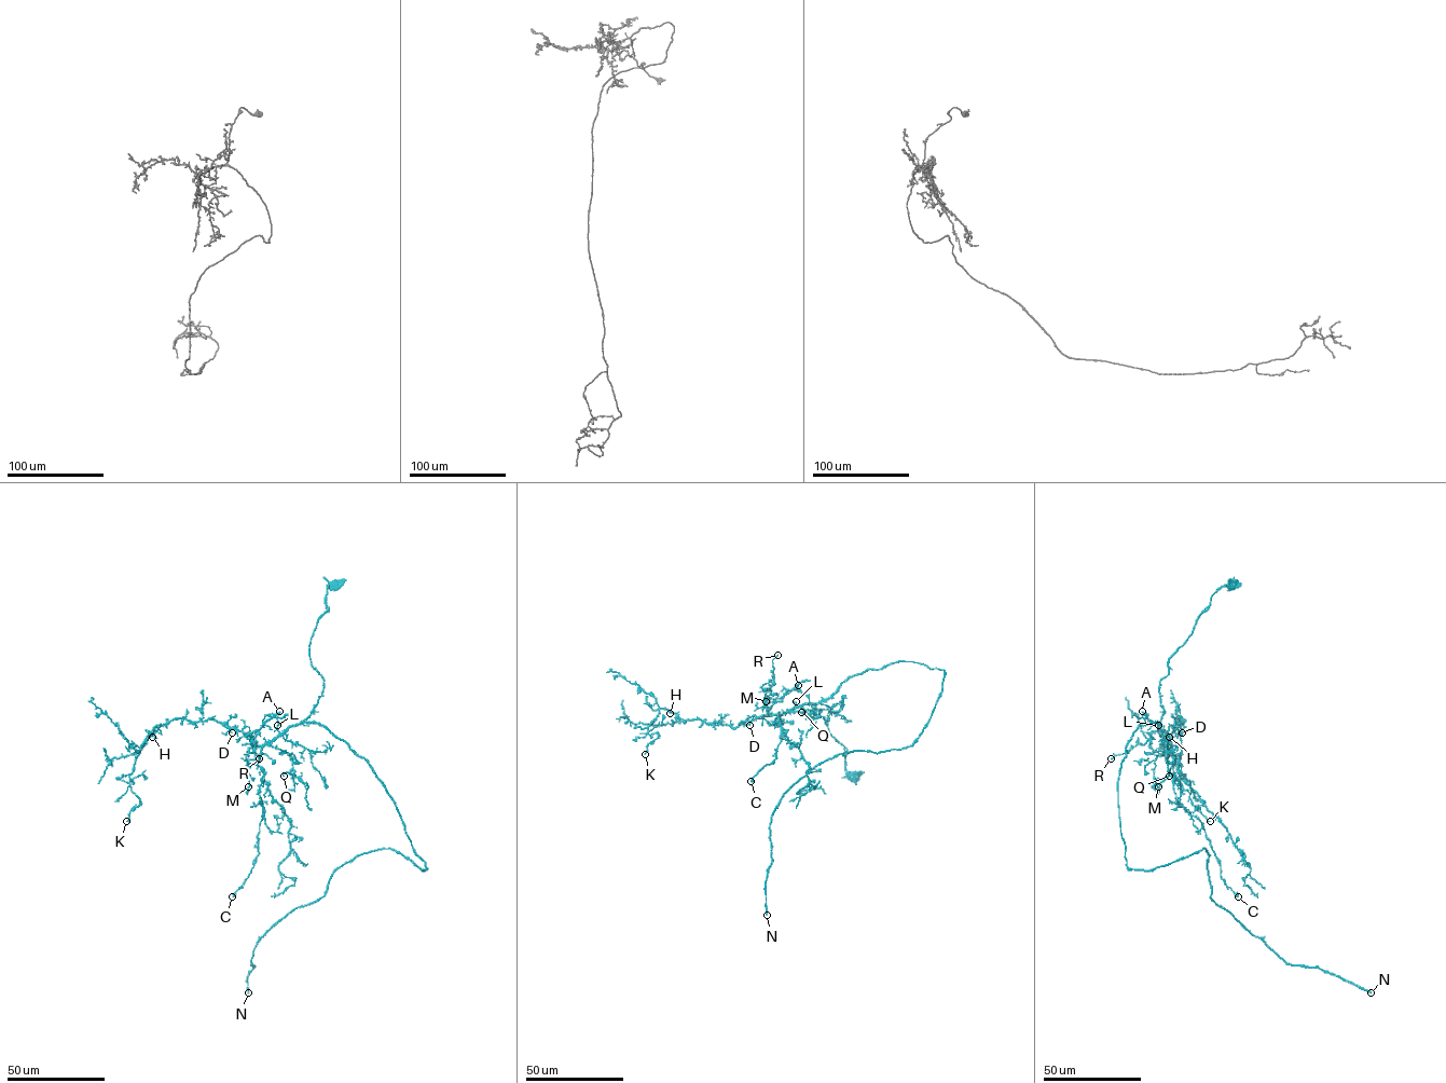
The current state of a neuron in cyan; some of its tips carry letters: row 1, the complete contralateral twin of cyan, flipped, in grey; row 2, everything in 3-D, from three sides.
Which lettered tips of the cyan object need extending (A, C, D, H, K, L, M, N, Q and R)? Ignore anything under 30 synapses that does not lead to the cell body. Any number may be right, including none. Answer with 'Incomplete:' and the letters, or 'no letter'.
Incomplete: A, N

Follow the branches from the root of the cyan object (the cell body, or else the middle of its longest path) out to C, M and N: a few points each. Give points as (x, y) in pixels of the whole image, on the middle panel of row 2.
C: (853, 775), (827, 726), (827, 714), (841, 702), (802, 704), (775, 720), (782, 723), (776, 758), (751, 781)
M: (853, 775), (827, 726), (827, 714), (841, 702), (771, 715), (766, 701)
N: (853, 775), (820, 703), (942, 670), (911, 745), (783, 795), (767, 915)

